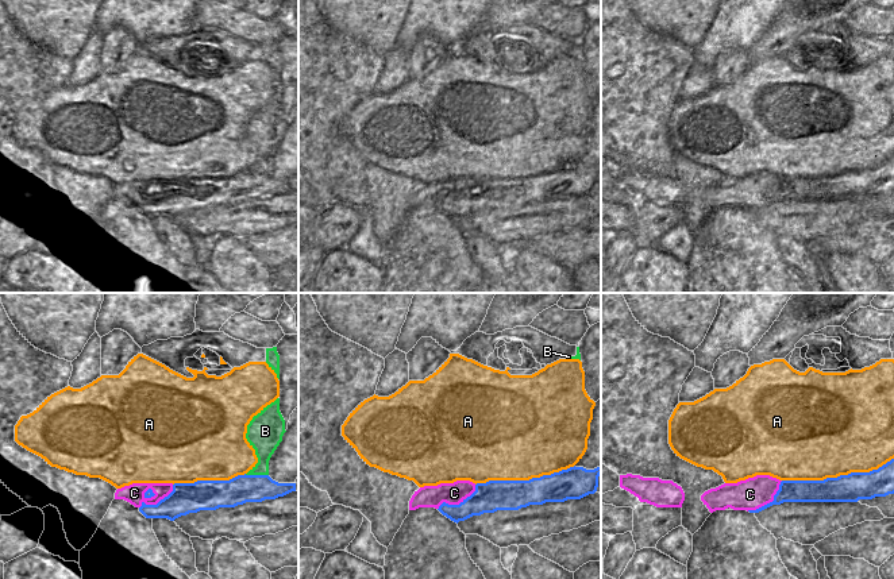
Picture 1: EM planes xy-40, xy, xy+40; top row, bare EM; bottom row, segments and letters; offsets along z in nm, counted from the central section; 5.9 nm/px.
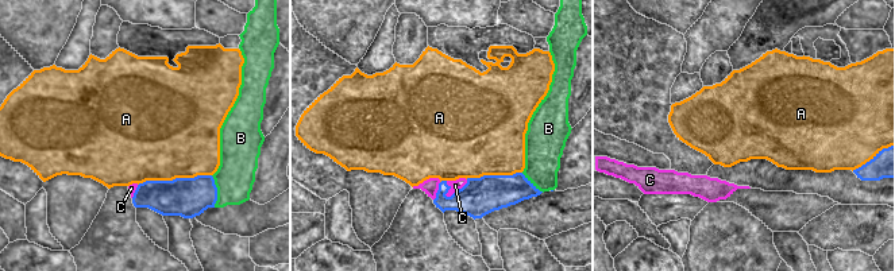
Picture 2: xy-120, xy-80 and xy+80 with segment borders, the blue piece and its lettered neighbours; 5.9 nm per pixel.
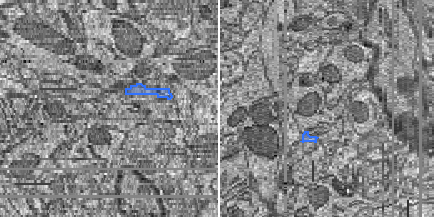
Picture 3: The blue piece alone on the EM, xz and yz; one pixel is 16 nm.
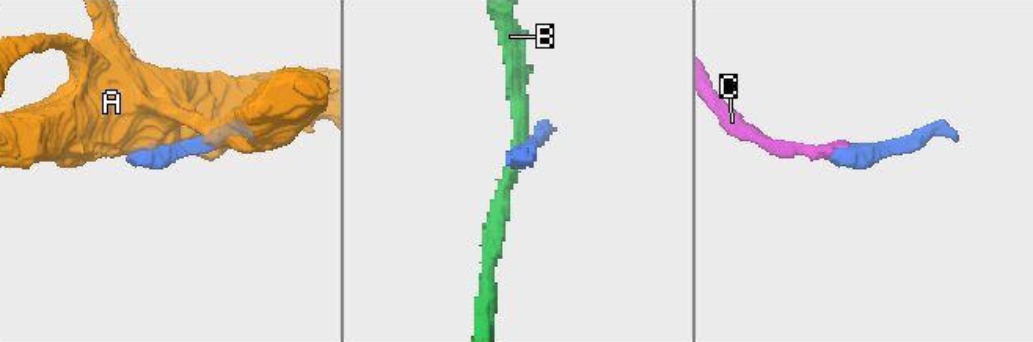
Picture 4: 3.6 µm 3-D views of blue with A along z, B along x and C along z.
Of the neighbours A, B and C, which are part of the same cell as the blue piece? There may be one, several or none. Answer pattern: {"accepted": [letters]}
{"accepted": ["C"]}

